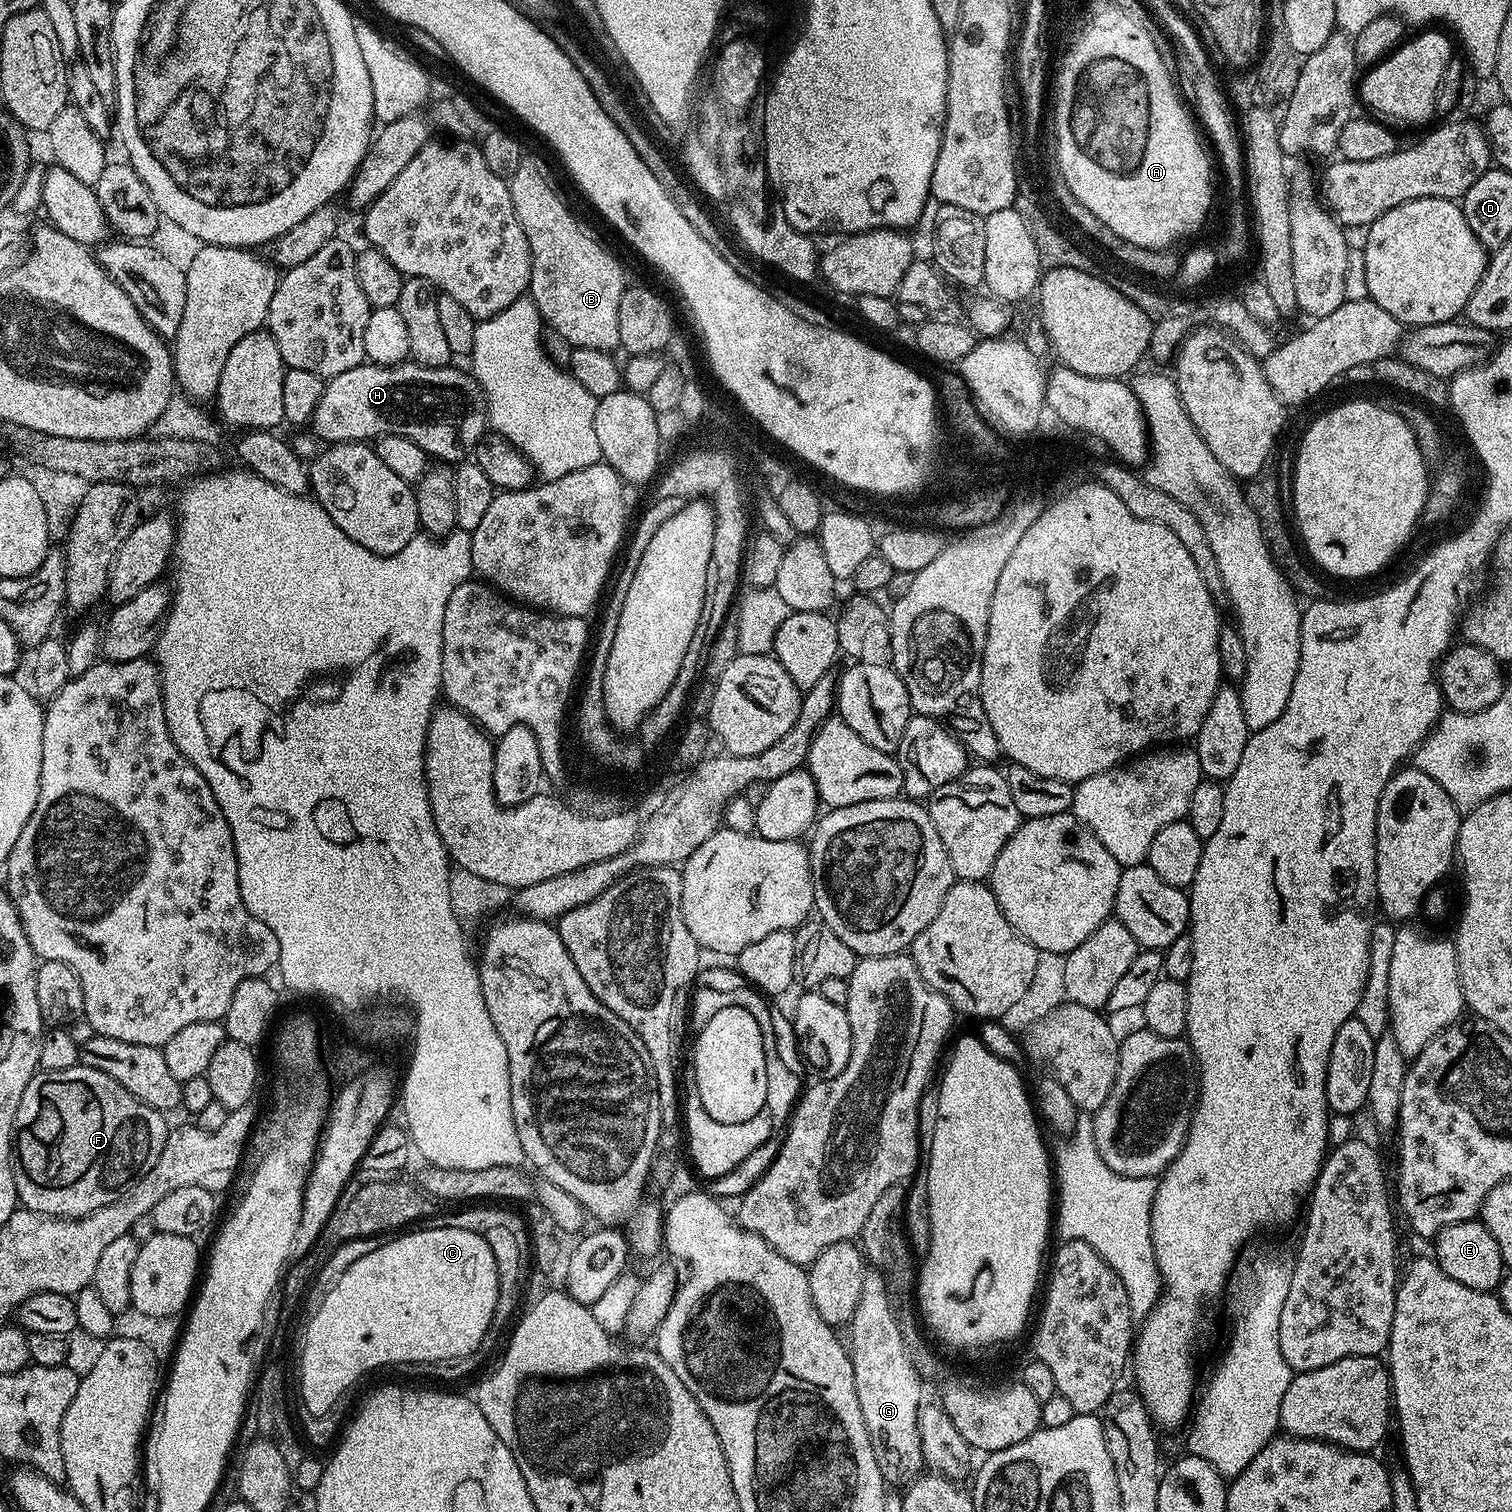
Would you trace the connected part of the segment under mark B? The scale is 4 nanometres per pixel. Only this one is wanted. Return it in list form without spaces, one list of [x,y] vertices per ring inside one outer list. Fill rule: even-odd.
[[[536,160],[518,166],[518,174],[514,174],[508,189],[514,202],[514,210],[518,214],[518,222],[522,222],[522,230],[526,230],[526,238],[530,242],[532,255],[531,282],[529,295],[538,306],[541,321],[548,324],[572,348],[589,348],[615,353],[620,348],[618,334],[618,306],[622,302],[622,294],[626,287],[624,272],[620,264],[576,221],[576,216],[560,201],[558,193],[552,189],[548,180],[543,180],[544,172]]]

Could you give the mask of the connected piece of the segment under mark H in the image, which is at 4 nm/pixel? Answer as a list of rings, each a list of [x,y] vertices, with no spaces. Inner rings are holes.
[[[365,362],[354,366],[354,370],[346,370],[346,374],[333,376],[325,383],[324,393],[310,421],[311,435],[325,445],[375,442],[381,436],[405,436],[422,446],[422,450],[437,461],[463,461],[485,438],[489,427],[484,392],[476,377],[464,372],[459,372],[456,366],[427,368],[415,362],[391,366]]]

